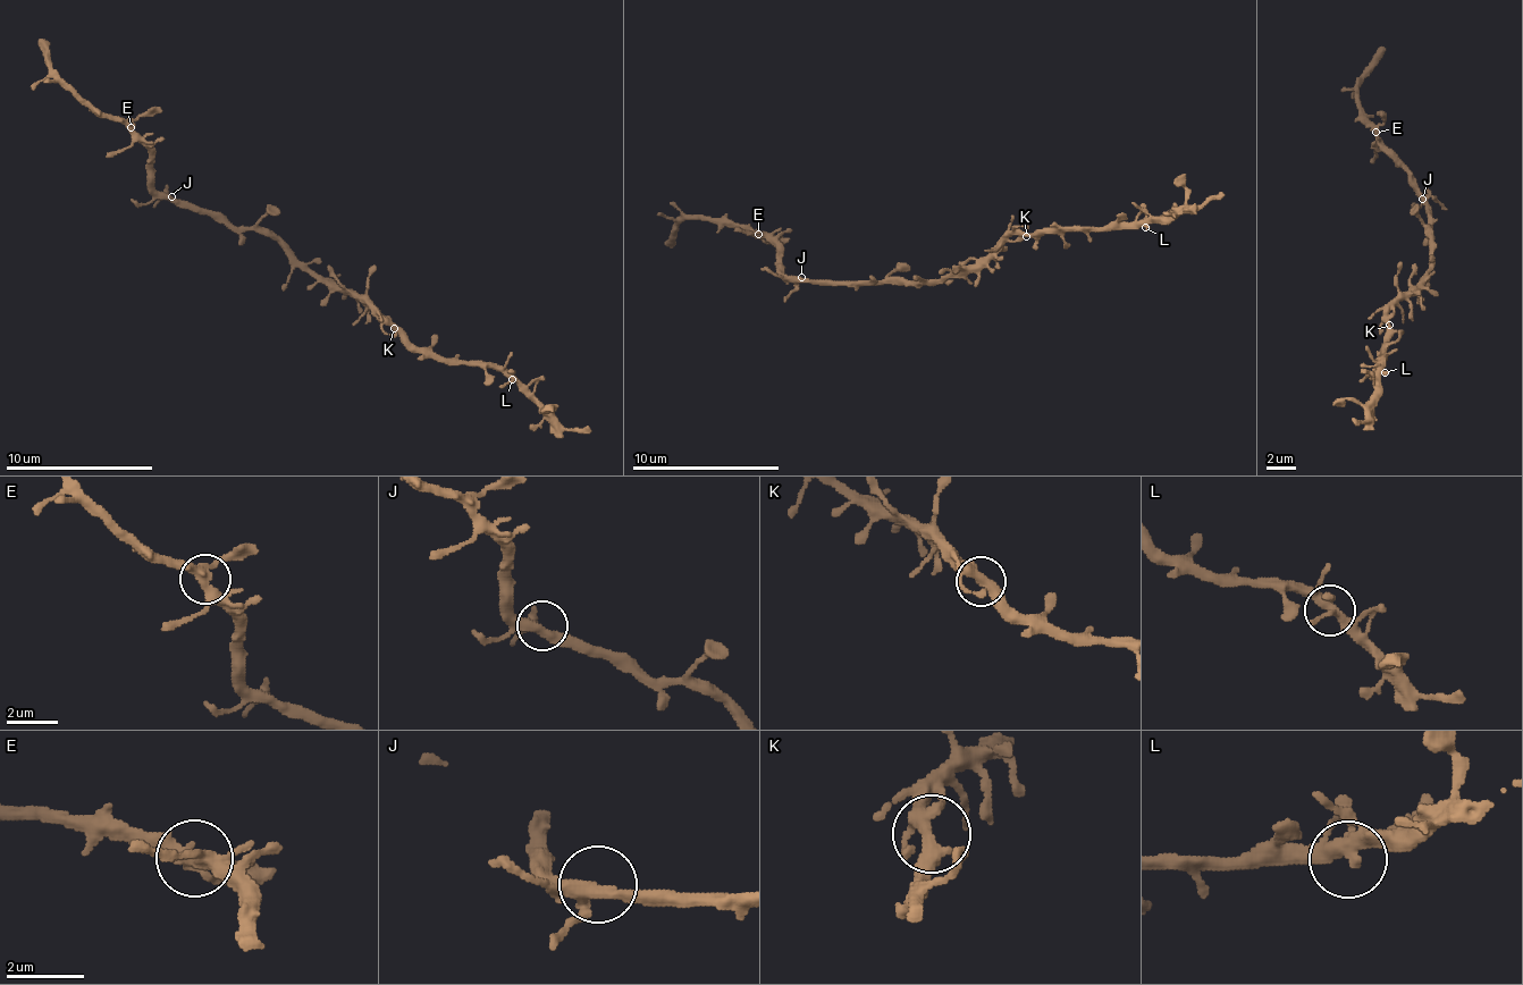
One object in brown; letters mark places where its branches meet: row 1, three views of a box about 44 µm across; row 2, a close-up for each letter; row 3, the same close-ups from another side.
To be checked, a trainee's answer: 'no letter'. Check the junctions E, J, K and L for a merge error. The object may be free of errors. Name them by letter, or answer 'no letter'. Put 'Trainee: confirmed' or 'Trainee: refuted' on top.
Trainee: confirmed
no letter

